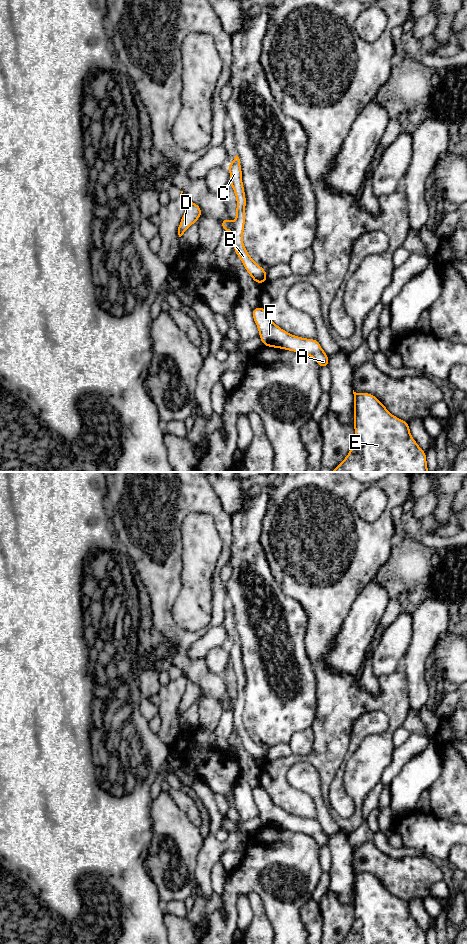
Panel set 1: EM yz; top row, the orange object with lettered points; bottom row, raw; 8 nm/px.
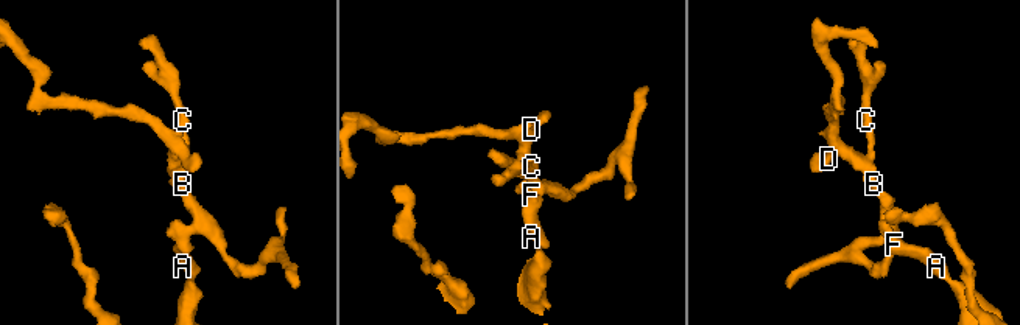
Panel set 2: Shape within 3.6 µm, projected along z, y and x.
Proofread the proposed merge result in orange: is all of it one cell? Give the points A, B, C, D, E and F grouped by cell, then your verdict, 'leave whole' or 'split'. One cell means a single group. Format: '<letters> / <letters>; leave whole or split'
A B C E F / D; split

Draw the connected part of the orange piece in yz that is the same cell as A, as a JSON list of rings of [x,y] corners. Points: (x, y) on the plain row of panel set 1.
[[[263,787],[252,789],[254,801],[264,826],[301,832],[314,838],[320,847],[329,848],[328,835],[322,830],[317,819],[294,816],[275,805]]]

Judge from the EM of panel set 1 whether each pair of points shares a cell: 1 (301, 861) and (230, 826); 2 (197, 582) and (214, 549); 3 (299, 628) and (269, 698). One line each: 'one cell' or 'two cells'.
1: two cells
2: one cell
3: one cell

